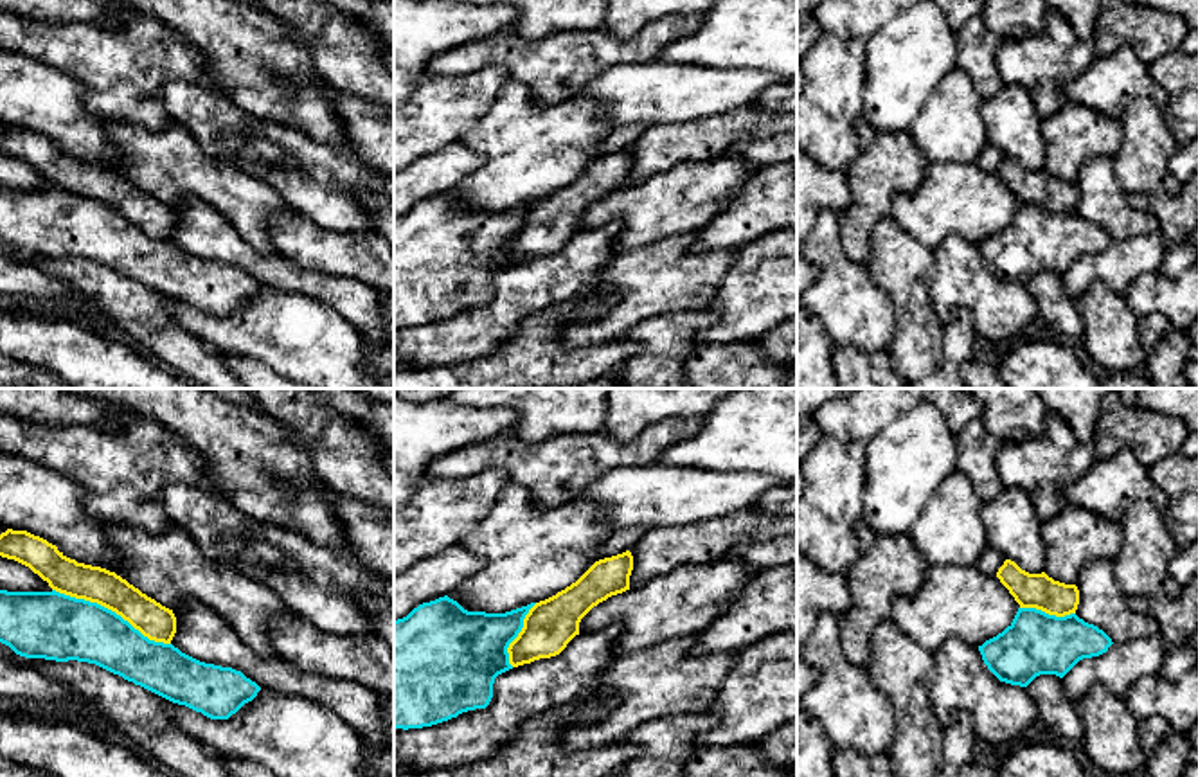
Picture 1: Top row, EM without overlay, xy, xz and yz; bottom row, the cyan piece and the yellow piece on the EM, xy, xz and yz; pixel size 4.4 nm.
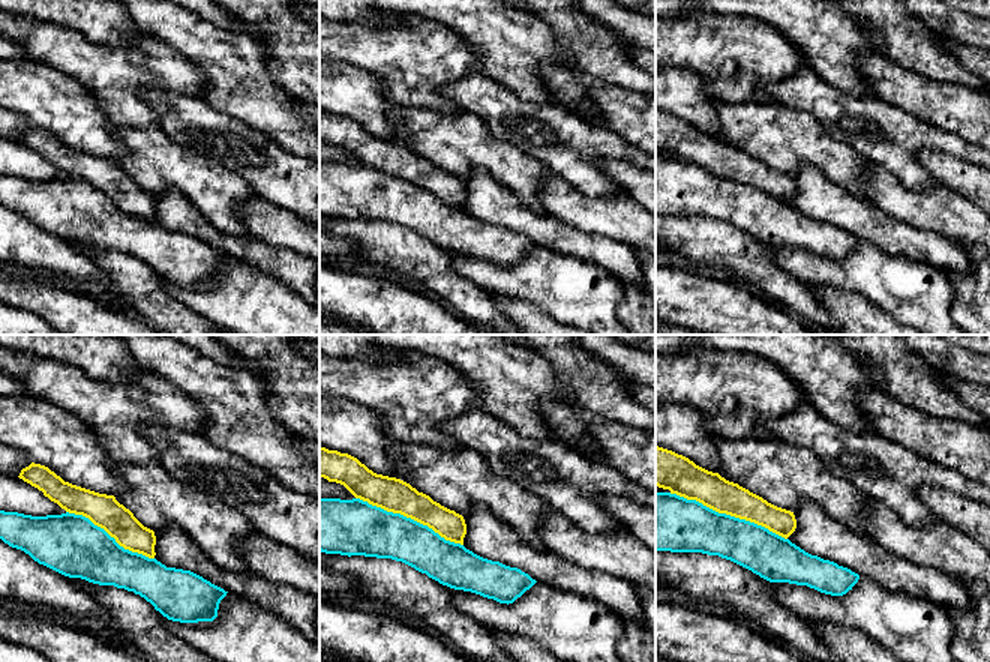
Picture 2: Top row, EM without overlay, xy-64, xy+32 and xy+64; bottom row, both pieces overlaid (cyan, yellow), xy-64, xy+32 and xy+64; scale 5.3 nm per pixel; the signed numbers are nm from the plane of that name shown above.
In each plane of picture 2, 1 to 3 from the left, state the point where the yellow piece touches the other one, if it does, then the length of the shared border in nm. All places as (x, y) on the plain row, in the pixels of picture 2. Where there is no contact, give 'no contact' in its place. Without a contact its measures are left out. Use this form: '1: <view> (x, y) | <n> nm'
1: xy-64 (108, 198) | 550 nm
2: xy+32 (410, 182) | 650 nm
3: xy+64 (728, 179) | 700 nm

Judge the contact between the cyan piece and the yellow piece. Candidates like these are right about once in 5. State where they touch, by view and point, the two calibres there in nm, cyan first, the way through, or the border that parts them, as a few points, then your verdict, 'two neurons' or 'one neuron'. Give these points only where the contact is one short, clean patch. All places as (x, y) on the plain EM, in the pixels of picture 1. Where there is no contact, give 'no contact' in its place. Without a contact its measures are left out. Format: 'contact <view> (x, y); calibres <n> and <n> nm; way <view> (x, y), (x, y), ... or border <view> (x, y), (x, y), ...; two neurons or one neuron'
contact xy (110, 207); calibres 300 and 160 nm; two neurons

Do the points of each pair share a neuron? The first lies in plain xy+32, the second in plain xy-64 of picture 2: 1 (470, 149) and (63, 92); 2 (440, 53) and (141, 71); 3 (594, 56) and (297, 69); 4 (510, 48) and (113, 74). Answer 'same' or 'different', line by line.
1: different
2: same
3: same
4: different

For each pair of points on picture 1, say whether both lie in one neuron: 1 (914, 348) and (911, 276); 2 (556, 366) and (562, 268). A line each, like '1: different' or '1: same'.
1: same
2: different

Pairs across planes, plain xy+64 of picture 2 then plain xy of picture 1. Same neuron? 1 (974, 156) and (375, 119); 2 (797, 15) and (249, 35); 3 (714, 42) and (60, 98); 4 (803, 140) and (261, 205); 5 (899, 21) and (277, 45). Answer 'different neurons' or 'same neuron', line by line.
1: different neurons
2: same neuron
3: different neurons
4: same neuron
5: different neurons

